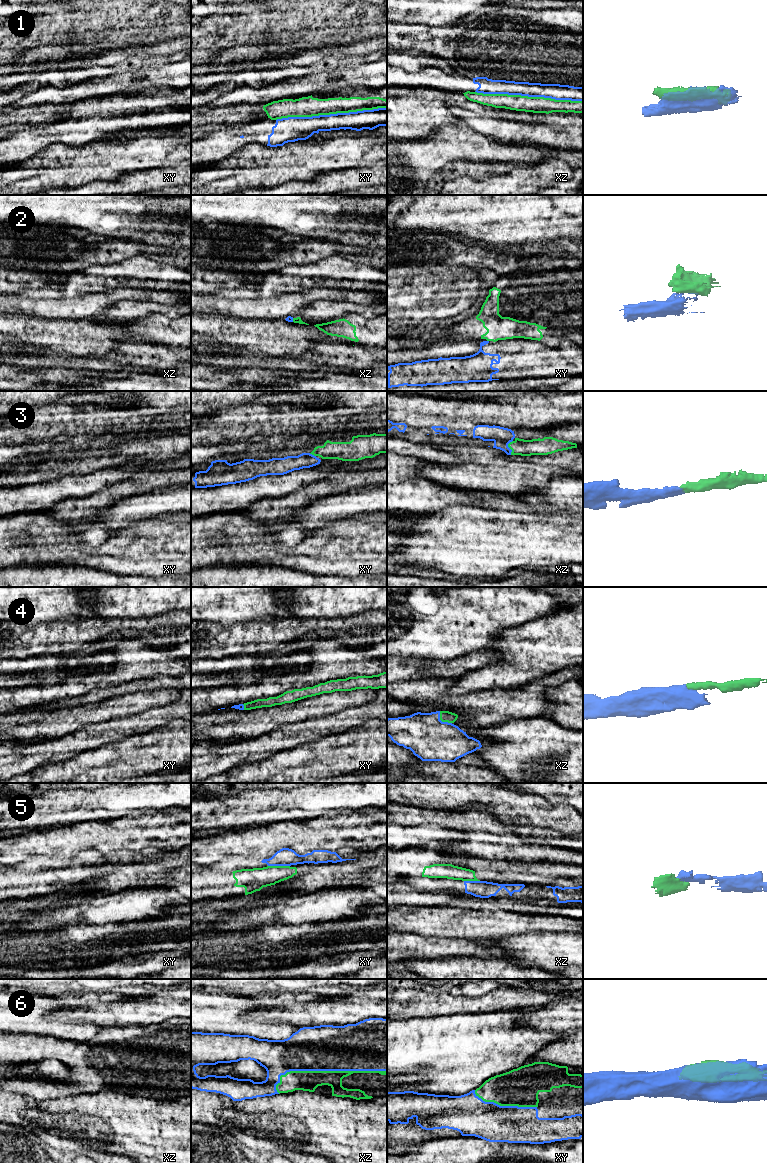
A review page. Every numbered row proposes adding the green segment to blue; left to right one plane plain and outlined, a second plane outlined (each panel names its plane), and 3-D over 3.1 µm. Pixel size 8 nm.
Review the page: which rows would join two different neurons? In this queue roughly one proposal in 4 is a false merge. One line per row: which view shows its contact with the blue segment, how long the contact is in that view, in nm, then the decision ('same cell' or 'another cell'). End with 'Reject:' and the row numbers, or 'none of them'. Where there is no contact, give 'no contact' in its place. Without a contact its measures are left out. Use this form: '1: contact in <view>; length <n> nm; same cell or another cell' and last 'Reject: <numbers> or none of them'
1: contact in xy; length 900 nm; same cell
2: contact in xz; length 30 nm; another cell
3: contact in xz; length 120 nm; same cell
4: contact in xz; length 140 nm; same cell
5: contact in xy; length 180 nm; same cell
6: contact in xz; length 900 nm; same cell
Reject: 2

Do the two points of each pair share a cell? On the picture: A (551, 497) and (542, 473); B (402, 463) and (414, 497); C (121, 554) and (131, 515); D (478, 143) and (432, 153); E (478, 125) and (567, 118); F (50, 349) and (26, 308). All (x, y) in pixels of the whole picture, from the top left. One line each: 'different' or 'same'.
A: same
B: same
C: different
D: same
E: same
F: different

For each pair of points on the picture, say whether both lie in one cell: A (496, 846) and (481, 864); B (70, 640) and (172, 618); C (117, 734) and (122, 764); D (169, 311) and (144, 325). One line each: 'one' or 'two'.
A: two
B: one
C: two
D: two

